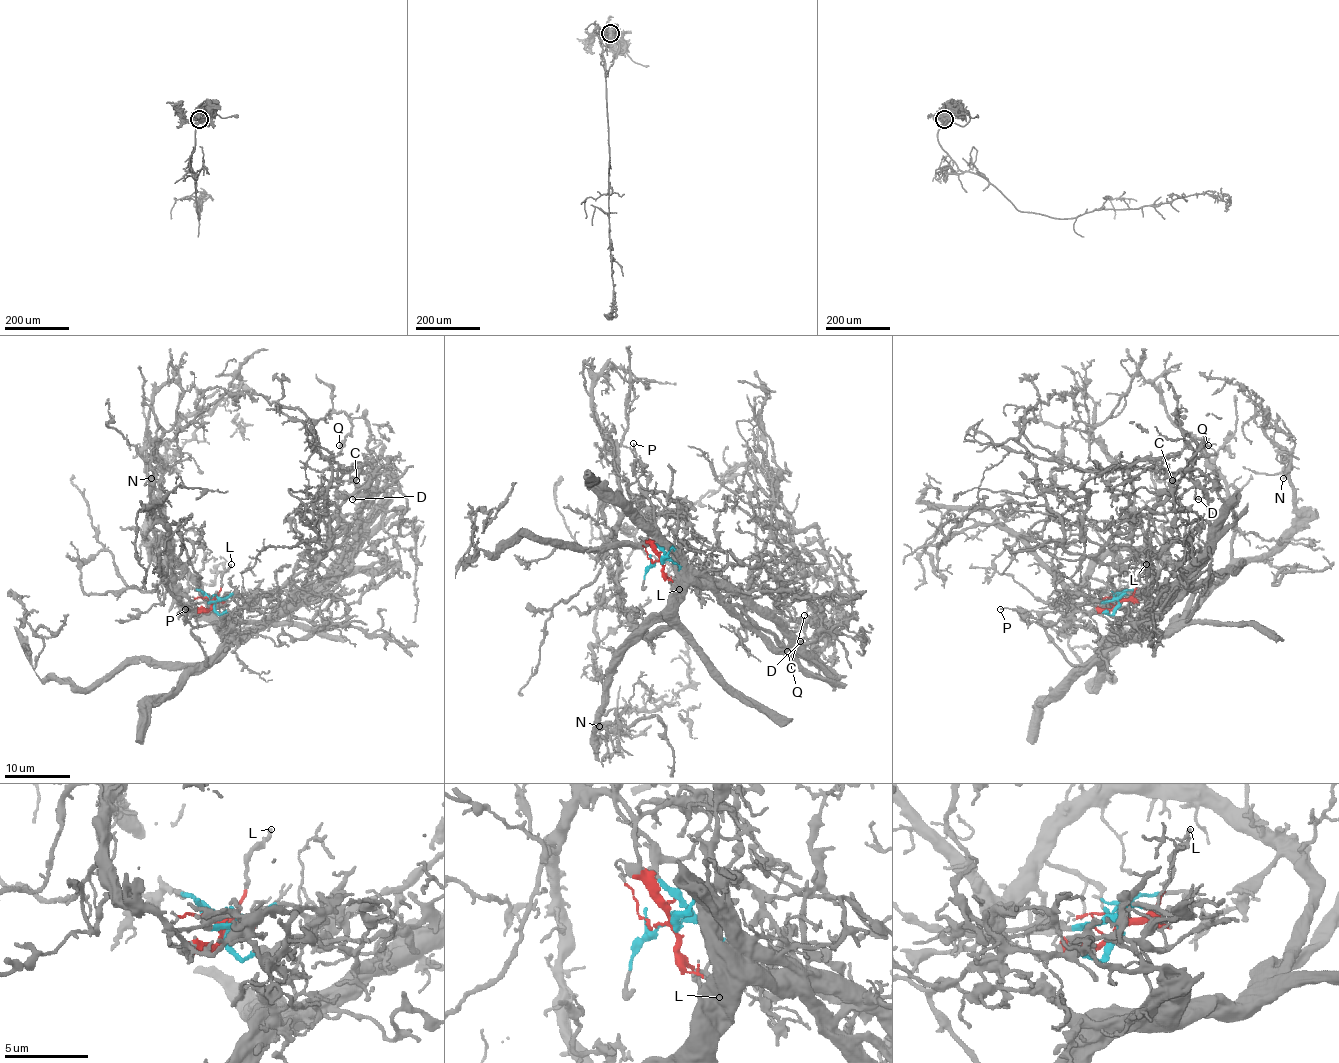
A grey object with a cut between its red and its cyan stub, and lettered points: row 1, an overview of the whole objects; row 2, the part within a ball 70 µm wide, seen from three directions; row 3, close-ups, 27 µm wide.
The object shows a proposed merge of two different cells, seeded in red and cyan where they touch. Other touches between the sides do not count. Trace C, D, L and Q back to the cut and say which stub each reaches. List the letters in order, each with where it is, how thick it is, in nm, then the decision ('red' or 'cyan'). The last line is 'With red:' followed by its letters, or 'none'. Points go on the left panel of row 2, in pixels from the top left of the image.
C: at (356, 480); 120 nm thick; cyan
D: at (352, 499); 200 nm thick; cyan
L: at (231, 564); 200 nm thick; red
Q: at (339, 445); 180 nm thick; cyan
With red: L

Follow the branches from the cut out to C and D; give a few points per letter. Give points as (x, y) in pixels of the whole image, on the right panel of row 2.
C: (1117, 601), (1125, 593), (1138, 599), (1148, 588), (1153, 572), (1148, 518), (1181, 474), (1168, 474), (1171, 480)
D: (1117, 601), (1125, 593), (1138, 599), (1148, 588), (1153, 572), (1148, 518), (1183, 477), (1194, 482), (1199, 500)

